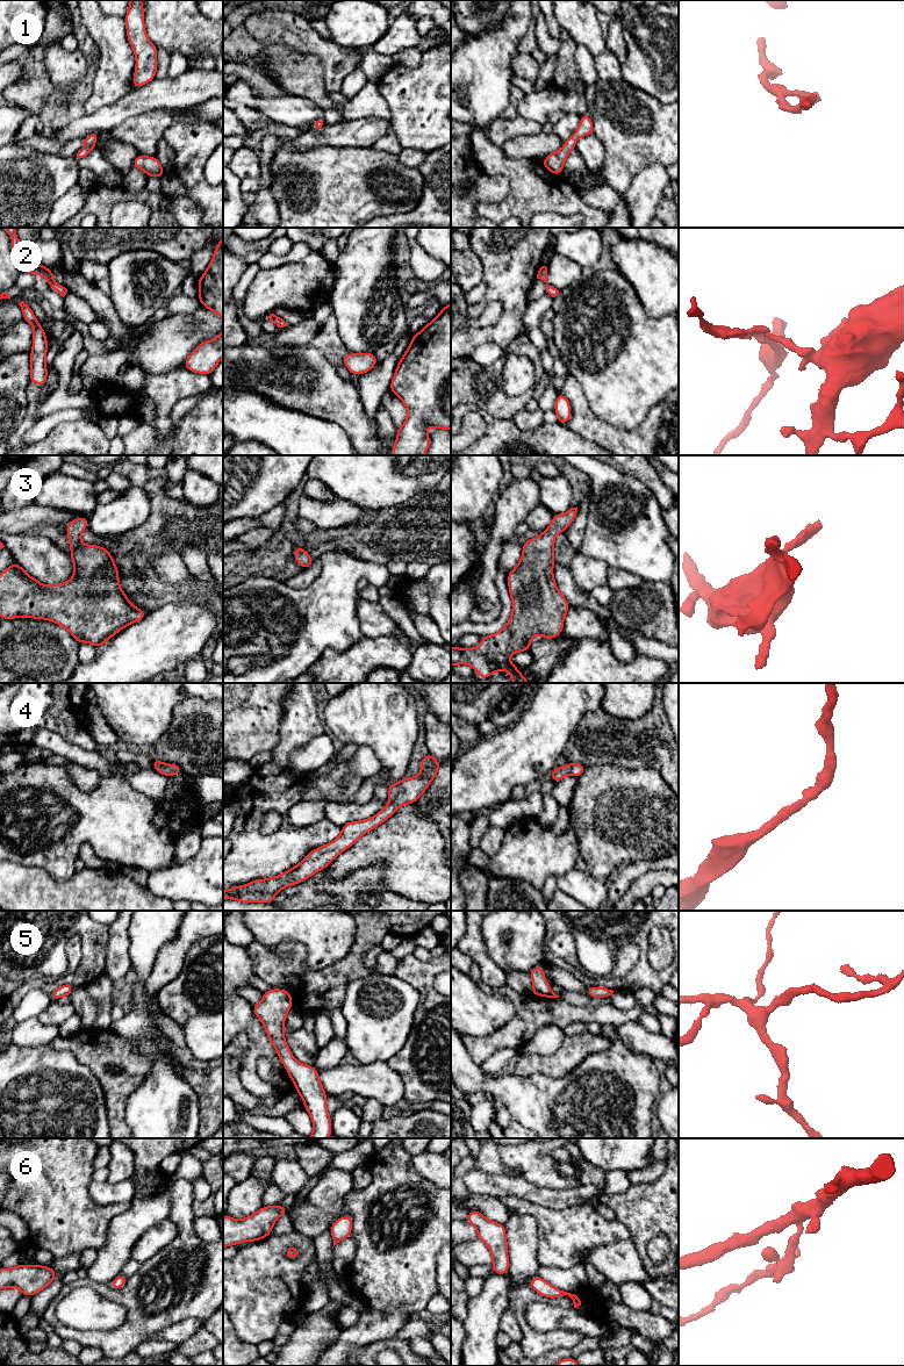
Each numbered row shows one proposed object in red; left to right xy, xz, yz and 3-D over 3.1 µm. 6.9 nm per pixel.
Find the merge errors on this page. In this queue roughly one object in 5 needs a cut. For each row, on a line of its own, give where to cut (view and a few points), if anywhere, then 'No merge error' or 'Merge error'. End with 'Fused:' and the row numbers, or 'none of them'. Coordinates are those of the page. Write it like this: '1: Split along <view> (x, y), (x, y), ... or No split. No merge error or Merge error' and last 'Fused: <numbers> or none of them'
1: No split. No merge error
2: No split. No merge error
3: No split. No merge error
4: No split. No merge error
5: No split. No merge error
6: No split. No merge error
Fused: none of them

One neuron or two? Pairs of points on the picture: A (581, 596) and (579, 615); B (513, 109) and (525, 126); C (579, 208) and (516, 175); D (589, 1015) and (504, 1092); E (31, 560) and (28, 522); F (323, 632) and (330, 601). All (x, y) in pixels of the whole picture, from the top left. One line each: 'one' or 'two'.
A: two
B: two
C: one
D: two
E: two
F: one

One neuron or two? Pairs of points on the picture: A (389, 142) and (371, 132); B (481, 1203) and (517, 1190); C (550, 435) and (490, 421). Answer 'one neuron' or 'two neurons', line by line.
A: two neurons
B: two neurons
C: one neuron

